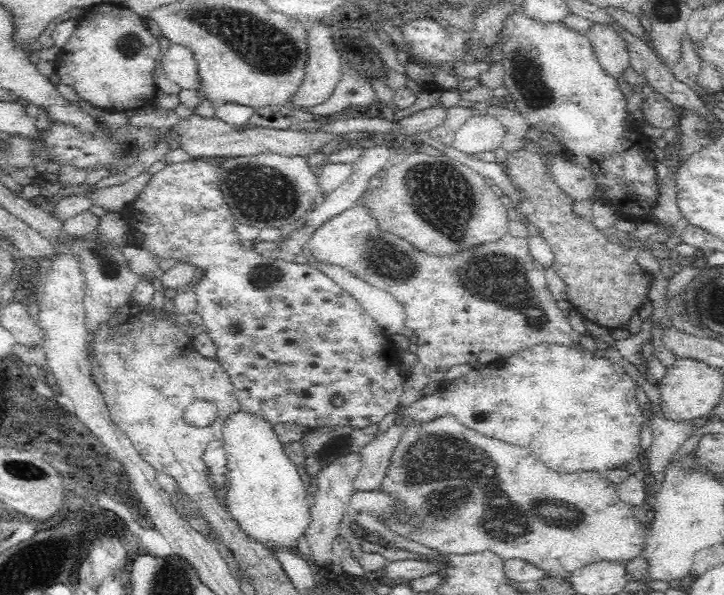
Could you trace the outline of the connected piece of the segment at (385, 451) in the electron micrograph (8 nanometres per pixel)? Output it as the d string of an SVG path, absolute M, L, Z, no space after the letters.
M399 416L389 428L376 432L376 436L358 452L361 469L356 477L356 491L375 490L383 485L394 449L408 429L418 426L422 426L418 419Z

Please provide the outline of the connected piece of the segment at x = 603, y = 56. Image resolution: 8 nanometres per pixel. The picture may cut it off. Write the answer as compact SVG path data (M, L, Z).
M611 18L610 21L592 22L584 33L590 39L593 51L603 70L618 77L630 67L627 30Z

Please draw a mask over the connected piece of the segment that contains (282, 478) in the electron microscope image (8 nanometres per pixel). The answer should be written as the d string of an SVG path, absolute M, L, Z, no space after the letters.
M243 406L232 412L227 418L222 429L222 439L228 457L229 469L231 470L231 483L227 495L229 507L226 509L238 526L252 538L269 548L276 544L294 547L298 538L304 534L310 522L309 509L311 498L308 497L308 488L298 472L295 462L288 456L280 436L274 430L274 423L270 423L264 415L246 411Z

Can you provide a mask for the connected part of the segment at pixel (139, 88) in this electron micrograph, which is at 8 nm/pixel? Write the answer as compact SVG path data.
M104 2L82 11L73 23L68 42L54 61L60 82L72 86L83 100L105 111L122 112L144 108L153 102L157 91L154 71L157 60L161 58L162 48L160 42L150 33L146 19L128 8Z

